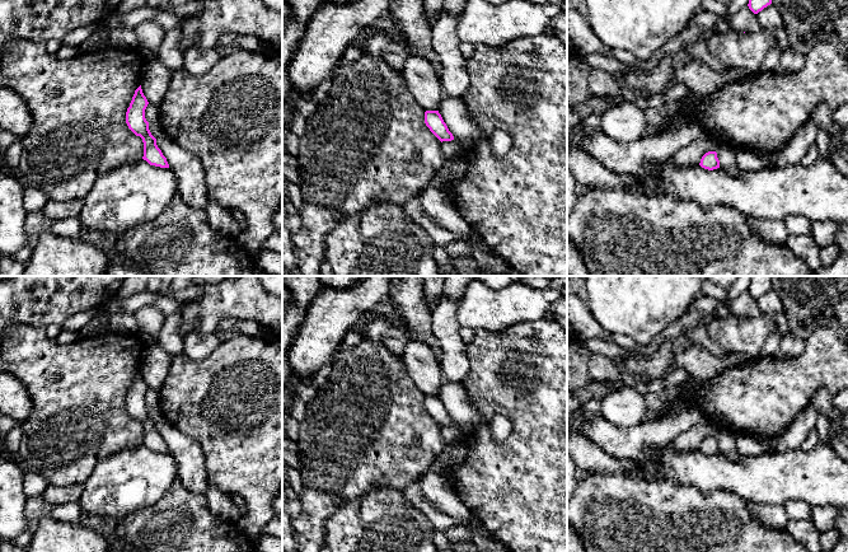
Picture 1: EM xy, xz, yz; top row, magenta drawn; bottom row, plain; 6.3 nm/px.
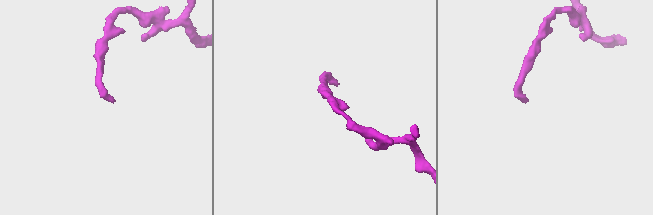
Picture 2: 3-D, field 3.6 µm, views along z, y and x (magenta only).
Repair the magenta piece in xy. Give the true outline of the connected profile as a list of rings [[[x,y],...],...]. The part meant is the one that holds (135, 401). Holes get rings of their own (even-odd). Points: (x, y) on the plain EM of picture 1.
[[[141,370],[135,375],[130,392],[126,397],[126,408],[128,413],[142,424],[144,441],[150,450],[169,453],[167,443],[156,430],[156,424],[149,415],[149,407],[145,403],[145,394],[149,387],[142,378]]]

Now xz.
[[[426,396],[425,408],[441,427],[454,425],[439,396]]]

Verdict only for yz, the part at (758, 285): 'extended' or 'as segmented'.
as segmented

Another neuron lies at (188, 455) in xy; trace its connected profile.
[[[167,420],[158,422],[156,430],[175,460],[177,478],[188,491],[205,495],[210,482],[201,445]]]

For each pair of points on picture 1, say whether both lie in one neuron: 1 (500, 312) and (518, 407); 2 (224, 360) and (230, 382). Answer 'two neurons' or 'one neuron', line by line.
1: two neurons
2: one neuron

